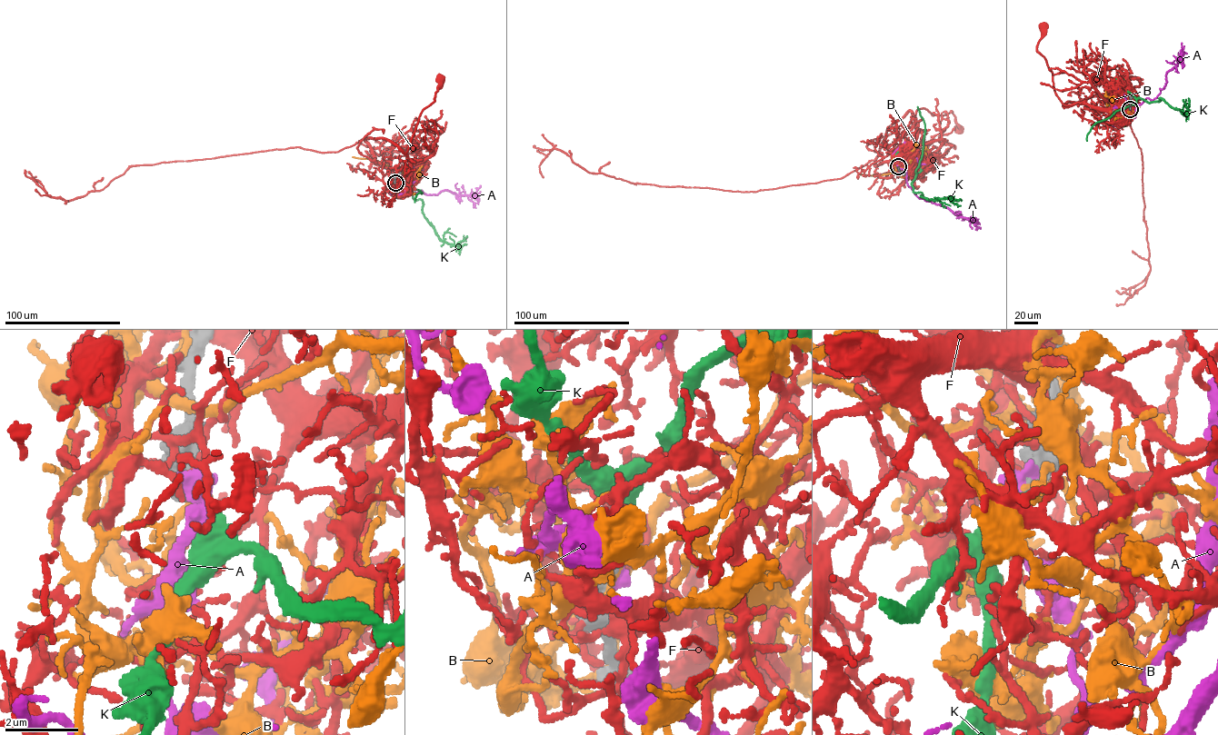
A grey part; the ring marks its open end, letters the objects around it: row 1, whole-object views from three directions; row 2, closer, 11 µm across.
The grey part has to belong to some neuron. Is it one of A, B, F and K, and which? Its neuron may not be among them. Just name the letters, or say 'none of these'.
K

